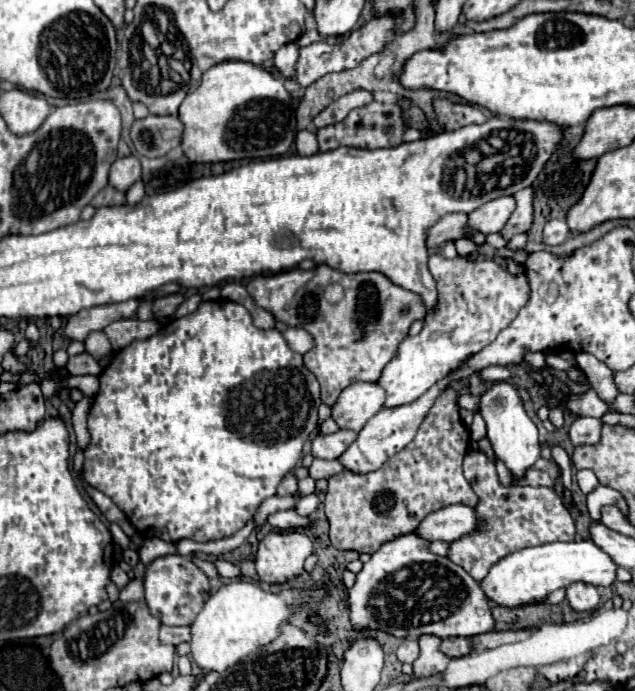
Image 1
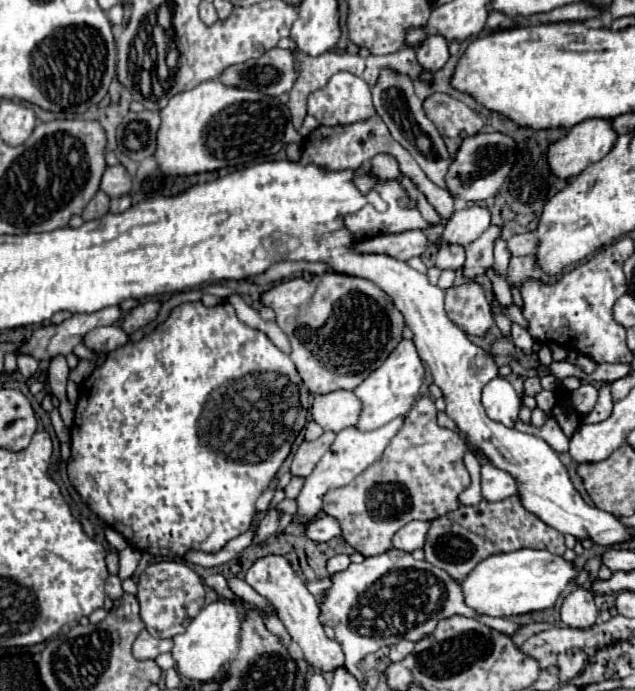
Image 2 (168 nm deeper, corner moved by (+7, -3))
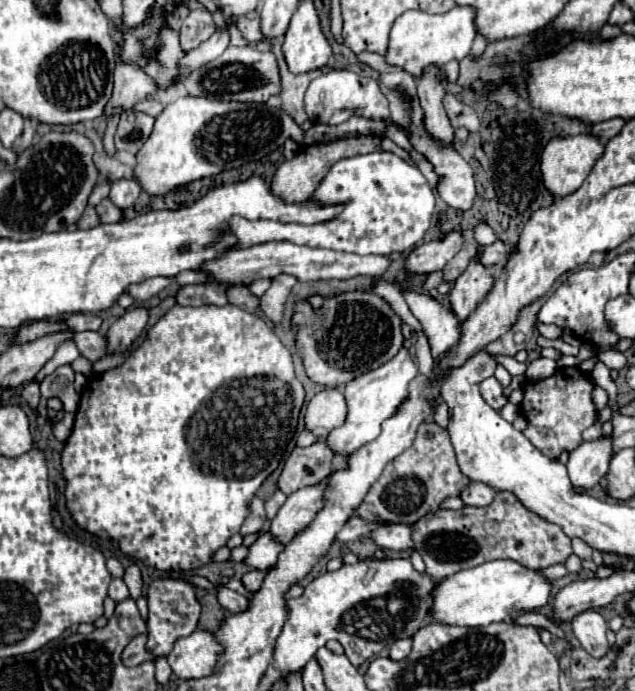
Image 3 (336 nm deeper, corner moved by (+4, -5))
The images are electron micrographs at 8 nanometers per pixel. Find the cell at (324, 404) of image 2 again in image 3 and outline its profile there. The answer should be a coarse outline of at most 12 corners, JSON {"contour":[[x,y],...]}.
{"contour":[[340,389],[316,393],[304,425],[324,437],[346,421],[346,401]]}

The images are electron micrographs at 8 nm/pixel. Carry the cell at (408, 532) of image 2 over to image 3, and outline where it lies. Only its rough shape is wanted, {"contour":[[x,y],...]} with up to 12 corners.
{"contour":[[386,525],[370,533],[380,549],[404,551],[412,545],[408,525]]}

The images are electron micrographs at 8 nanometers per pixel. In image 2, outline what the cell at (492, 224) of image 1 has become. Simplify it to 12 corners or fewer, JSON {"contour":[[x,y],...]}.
{"contour":[[479,205],[455,211],[441,243],[467,247],[489,225],[491,211]]}

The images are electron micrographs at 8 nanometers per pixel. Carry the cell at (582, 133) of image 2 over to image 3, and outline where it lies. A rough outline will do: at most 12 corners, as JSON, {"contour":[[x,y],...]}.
{"contour":[[590,133],[552,139],[540,159],[554,197],[580,189],[604,145]]}

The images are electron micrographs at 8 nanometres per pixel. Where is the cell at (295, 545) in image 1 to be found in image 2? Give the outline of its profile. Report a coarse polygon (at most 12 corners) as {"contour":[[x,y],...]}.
{"contour":[[265,555],[245,581],[277,609],[317,671],[343,665],[315,597],[283,555]]}

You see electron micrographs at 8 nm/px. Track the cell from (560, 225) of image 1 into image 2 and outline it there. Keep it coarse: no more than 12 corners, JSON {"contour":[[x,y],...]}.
{"contour":[[535,233],[515,235],[507,241],[511,255],[535,253]]}

